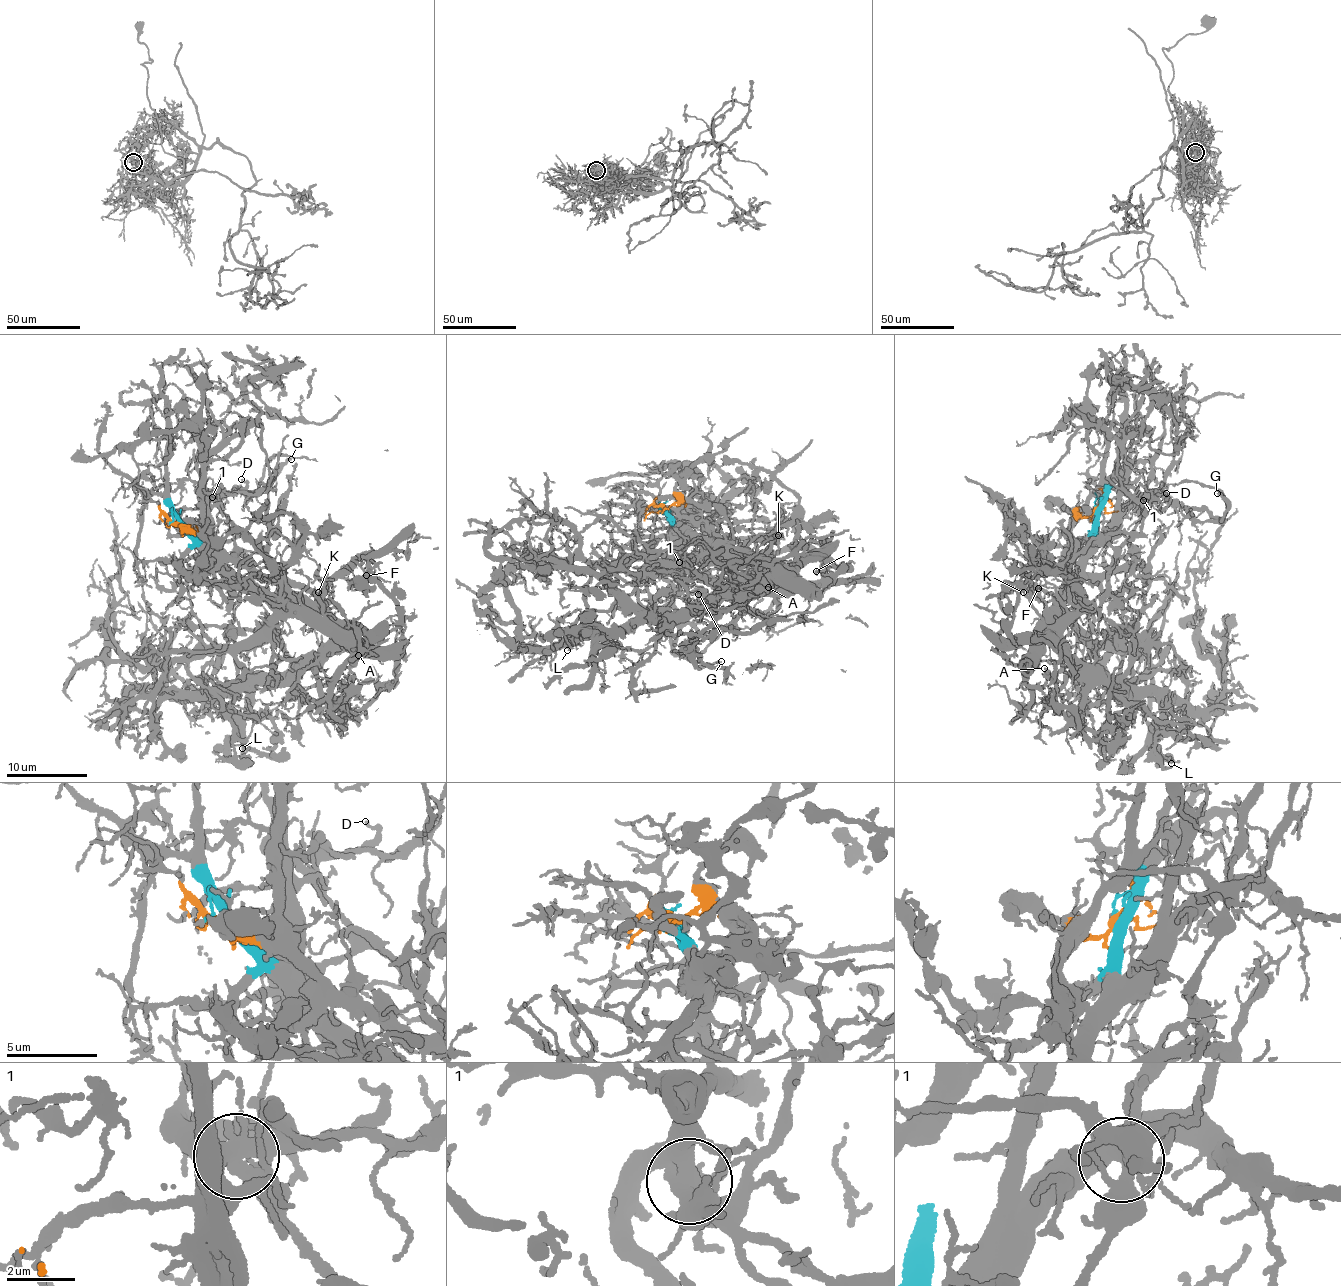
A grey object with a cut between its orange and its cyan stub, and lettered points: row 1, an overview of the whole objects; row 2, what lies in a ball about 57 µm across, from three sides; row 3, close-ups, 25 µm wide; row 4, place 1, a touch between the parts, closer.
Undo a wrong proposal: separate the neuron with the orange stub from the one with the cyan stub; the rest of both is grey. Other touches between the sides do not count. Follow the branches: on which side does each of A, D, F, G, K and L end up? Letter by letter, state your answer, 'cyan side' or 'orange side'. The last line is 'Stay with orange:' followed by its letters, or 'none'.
A: orange side
D: cyan side
F: orange side
G: cyan side
K: orange side
L: orange side
Stay with orange: A, F, K, L

